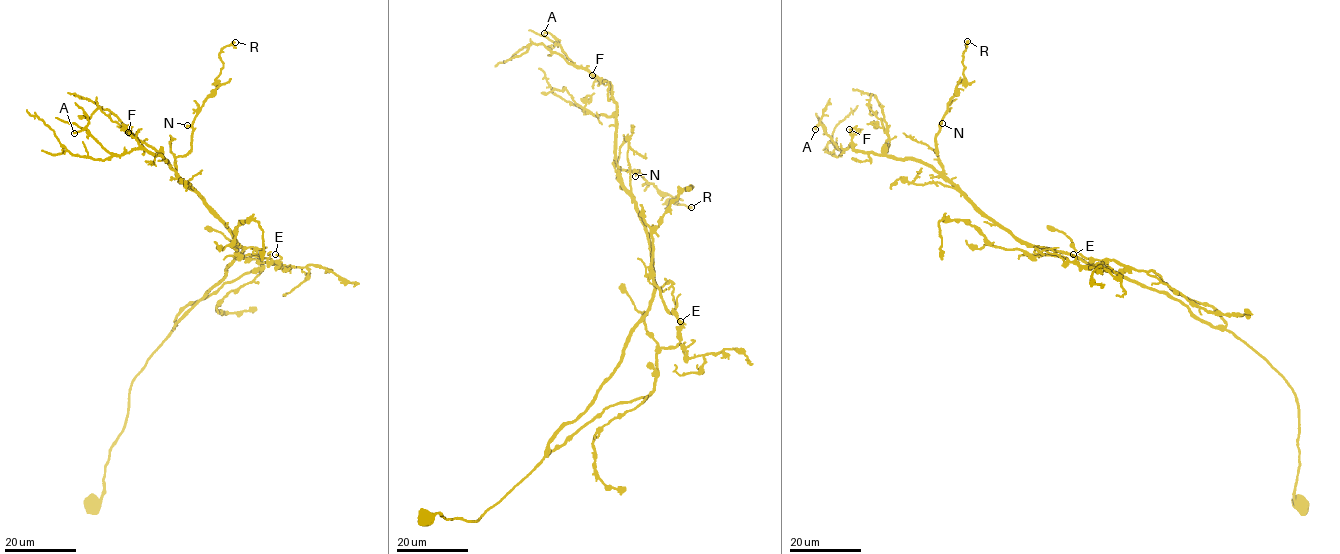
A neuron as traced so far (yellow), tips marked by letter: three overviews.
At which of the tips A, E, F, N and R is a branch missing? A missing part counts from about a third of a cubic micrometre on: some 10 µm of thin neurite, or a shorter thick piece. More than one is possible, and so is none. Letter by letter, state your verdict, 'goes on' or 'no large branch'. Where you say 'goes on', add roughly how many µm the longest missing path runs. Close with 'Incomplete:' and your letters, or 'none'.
A: goes on; about 20 µm are missing
E: no large branch
F: goes on; about 20 µm are missing
N: no large branch
R: no large branch
Incomplete: A, F

